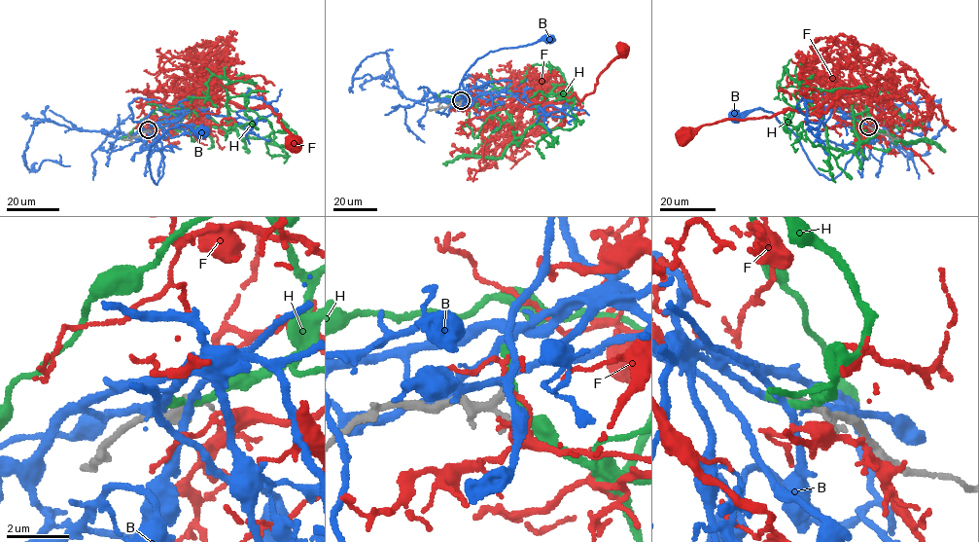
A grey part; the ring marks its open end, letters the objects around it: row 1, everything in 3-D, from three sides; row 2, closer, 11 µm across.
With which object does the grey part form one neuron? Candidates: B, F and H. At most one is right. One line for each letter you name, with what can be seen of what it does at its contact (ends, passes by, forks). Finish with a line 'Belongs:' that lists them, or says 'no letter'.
Belongs: no letter

